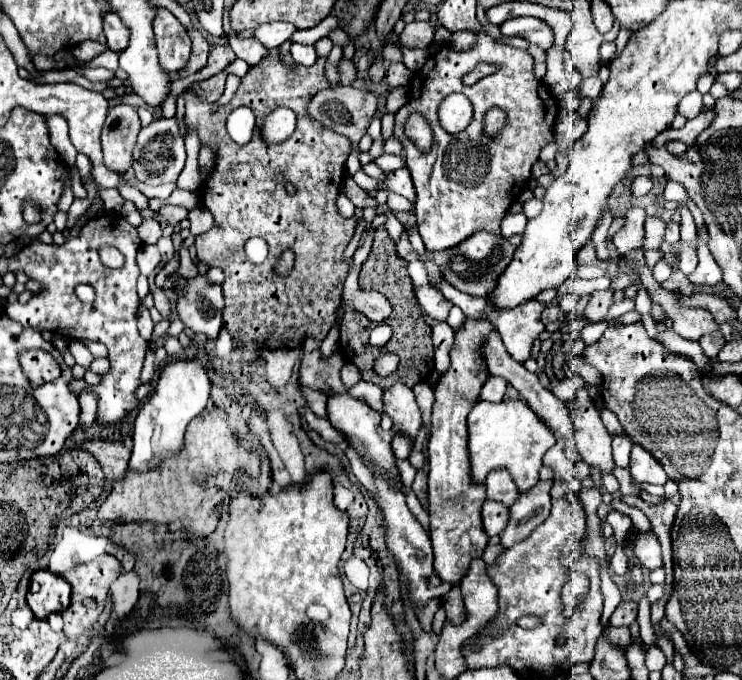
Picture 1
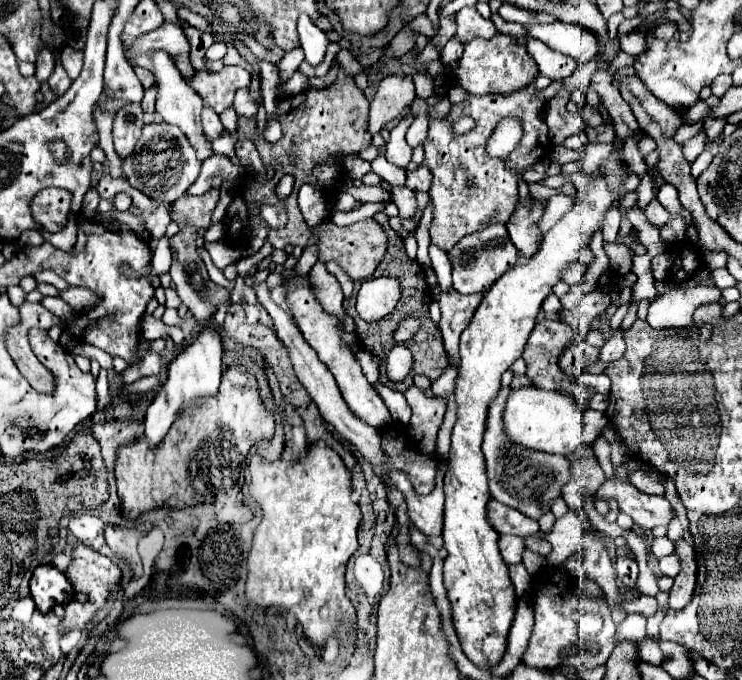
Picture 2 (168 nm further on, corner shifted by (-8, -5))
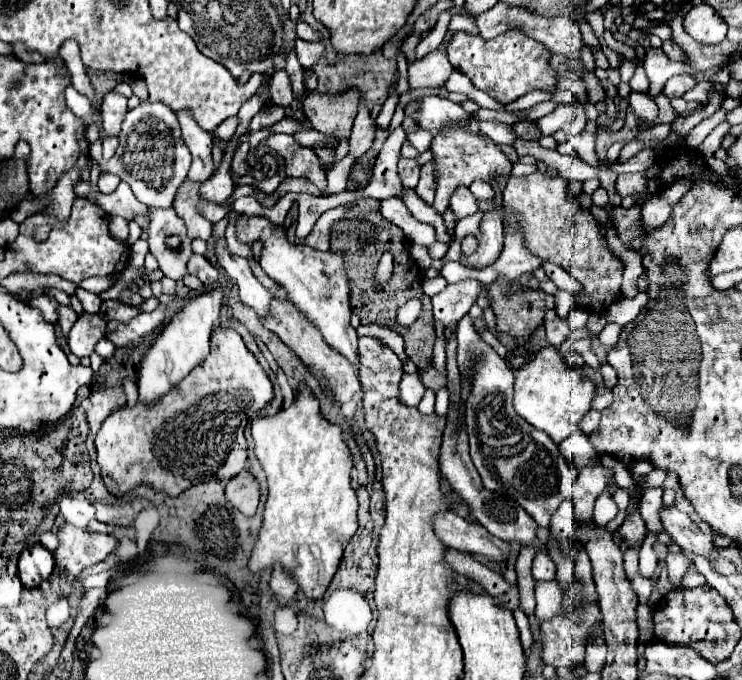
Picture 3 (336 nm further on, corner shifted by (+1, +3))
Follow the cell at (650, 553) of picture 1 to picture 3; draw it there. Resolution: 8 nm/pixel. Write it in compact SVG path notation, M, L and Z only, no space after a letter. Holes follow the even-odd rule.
M678 552L678 554L668 554L666 556L666 570L668 570L668 578L670 578L670 582L674 584L674 586L678 586L678 582L682 580L682 576L684 576L684 572L688 570L688 566L692 566L692 560L688 560L682 552Z

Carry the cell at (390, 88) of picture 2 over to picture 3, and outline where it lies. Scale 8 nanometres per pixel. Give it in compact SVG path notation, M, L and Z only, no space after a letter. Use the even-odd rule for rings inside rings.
M440 46L436 52L430 52L428 56L424 56L424 60L412 62L408 66L408 86L410 88L444 86L452 72L454 68L448 62L446 48Z

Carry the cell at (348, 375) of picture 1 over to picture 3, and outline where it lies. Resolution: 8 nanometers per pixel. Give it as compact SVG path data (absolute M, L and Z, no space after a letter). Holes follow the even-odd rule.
M406 374L400 382L400 404L404 406L418 406L418 402L422 400L426 388L422 384L422 380L418 378L418 374L410 376Z

